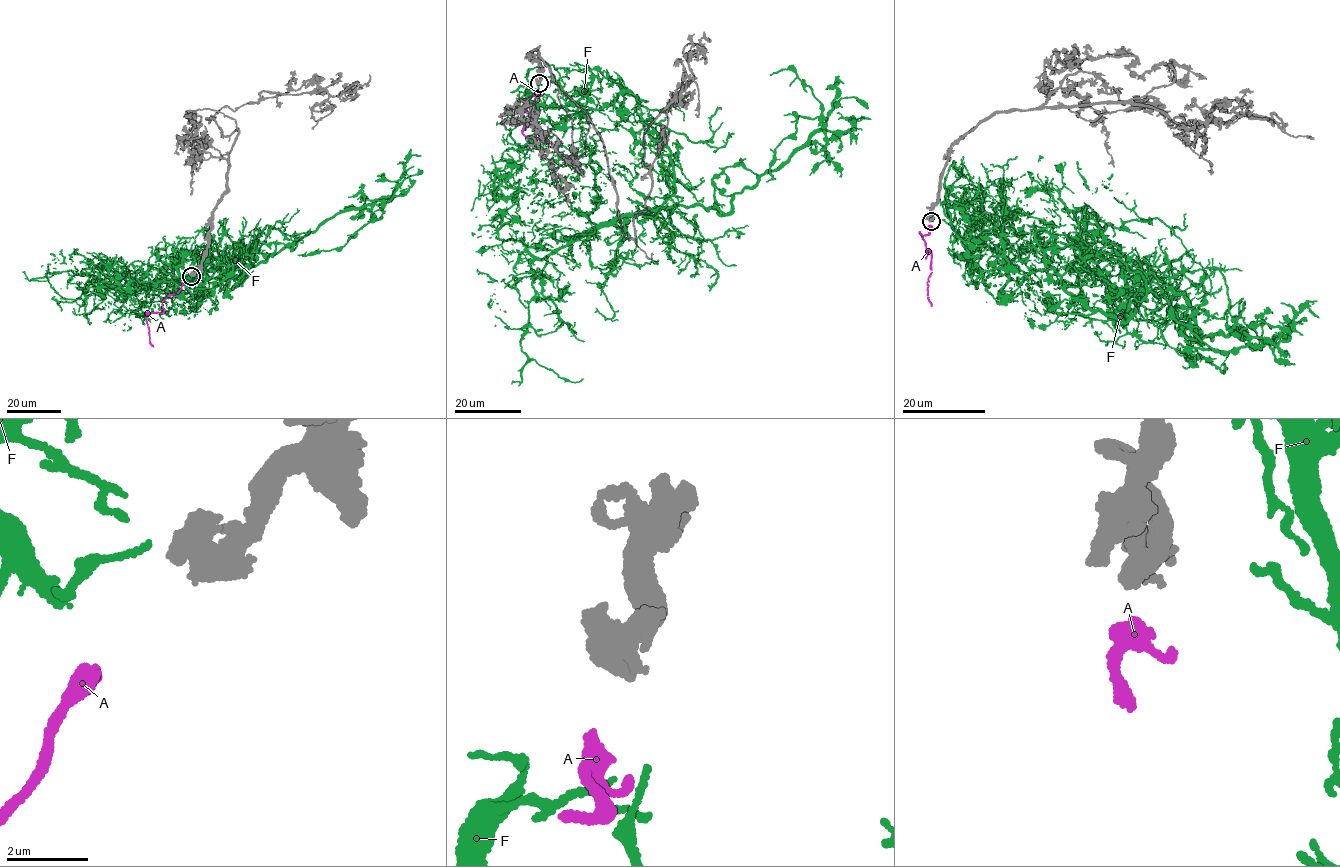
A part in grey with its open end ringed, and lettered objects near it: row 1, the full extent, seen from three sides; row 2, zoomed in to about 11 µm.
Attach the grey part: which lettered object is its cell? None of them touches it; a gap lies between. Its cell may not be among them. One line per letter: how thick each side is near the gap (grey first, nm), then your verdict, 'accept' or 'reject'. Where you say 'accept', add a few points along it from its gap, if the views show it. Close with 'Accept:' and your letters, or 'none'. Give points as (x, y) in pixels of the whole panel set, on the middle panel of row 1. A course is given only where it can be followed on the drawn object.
A: 480 nm thick on the grey side, 480 nm on the other; reject
F: 480 nm thick on the grey side, 150 nm on the other; reject
Accept: none

